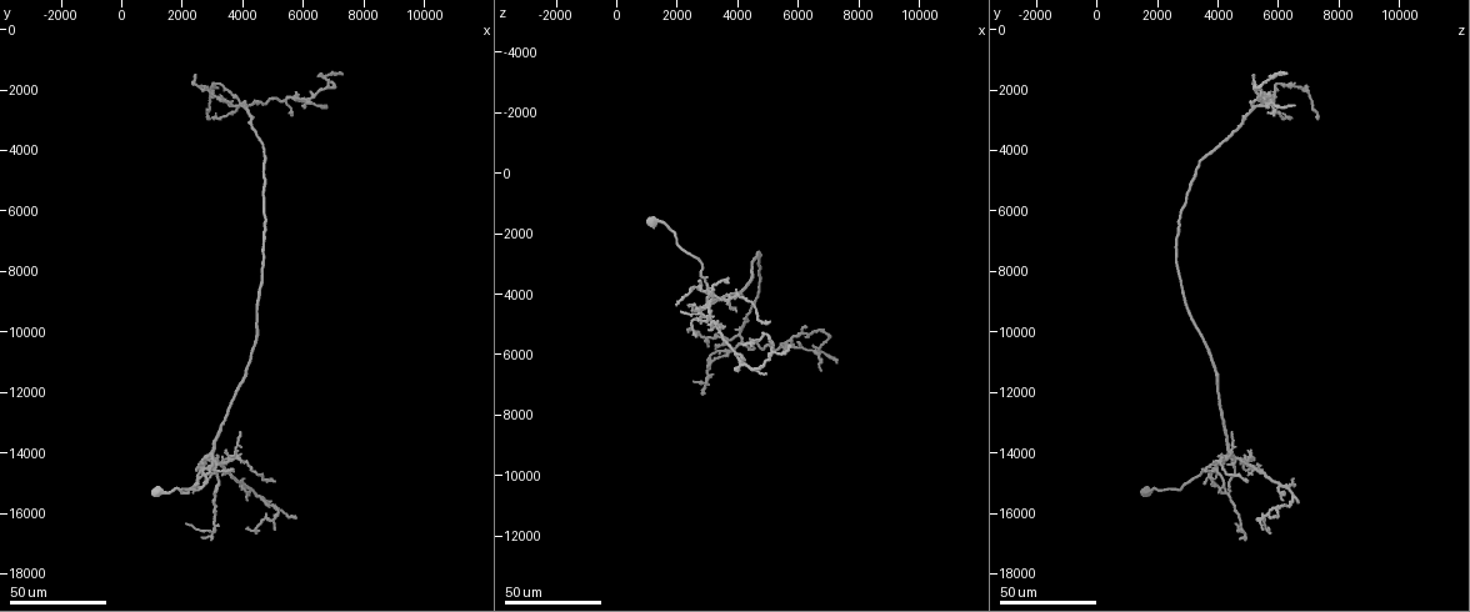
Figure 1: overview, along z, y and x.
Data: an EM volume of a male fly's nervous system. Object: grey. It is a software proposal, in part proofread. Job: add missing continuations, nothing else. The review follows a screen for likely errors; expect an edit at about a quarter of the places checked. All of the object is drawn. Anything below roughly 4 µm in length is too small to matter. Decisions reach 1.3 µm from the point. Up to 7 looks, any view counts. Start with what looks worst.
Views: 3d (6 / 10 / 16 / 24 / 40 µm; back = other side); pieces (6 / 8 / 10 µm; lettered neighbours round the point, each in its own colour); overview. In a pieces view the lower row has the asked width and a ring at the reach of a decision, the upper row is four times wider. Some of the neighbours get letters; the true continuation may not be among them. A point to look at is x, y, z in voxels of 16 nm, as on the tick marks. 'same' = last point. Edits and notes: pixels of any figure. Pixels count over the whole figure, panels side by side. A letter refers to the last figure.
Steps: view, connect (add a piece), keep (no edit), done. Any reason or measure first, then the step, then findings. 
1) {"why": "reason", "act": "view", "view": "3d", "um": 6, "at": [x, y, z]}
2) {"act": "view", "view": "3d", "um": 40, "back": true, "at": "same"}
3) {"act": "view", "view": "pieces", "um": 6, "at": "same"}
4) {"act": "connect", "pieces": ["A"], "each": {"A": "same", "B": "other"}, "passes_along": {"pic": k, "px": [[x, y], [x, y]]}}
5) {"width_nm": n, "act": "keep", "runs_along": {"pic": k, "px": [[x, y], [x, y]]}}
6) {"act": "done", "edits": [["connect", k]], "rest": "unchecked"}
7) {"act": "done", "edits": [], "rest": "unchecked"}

{"why": "free end", "act": "view", "view": "3d", "um": 40, "at": [4900, 15600, 6600]}

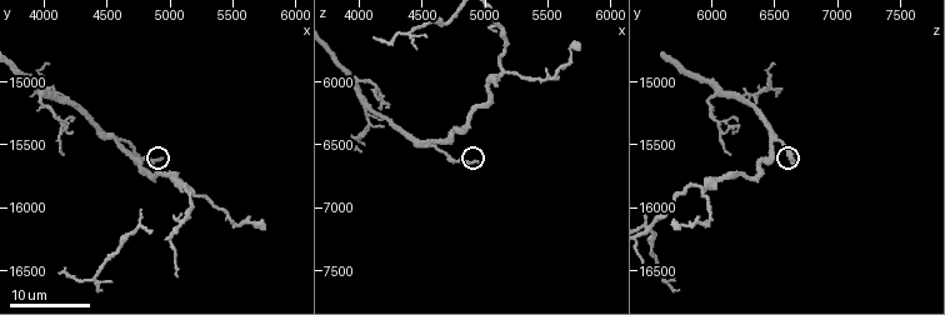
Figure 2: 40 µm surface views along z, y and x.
{"act": "view", "view": "pieces", "um": 8, "at": [4960, 15600, 6640]}

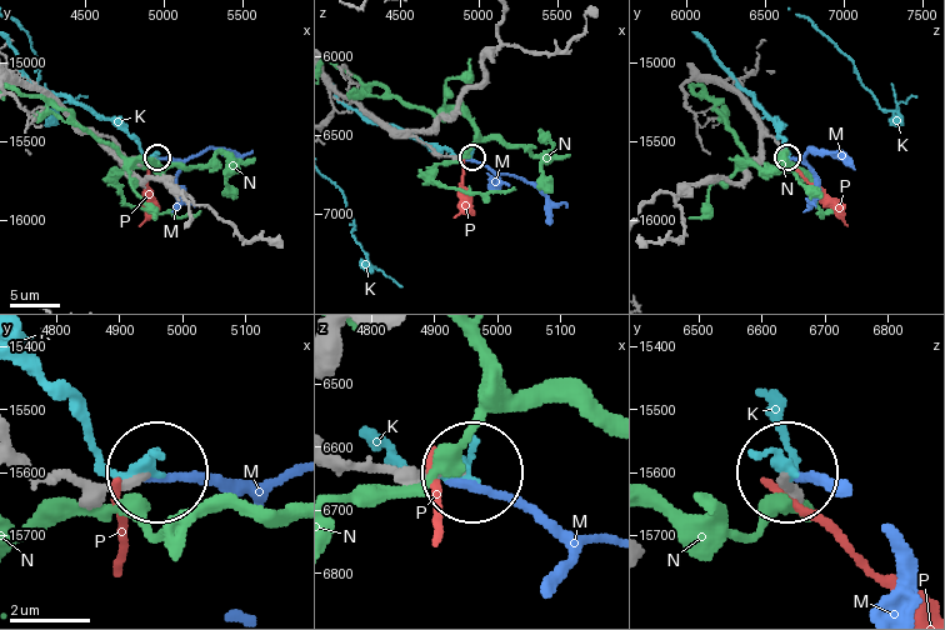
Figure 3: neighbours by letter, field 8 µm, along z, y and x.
{"act": "keep", "each": {"K": "other", "M": "other", "N": "other", "P": "other"}, "runs_along": {"pic": 3, "px": [[26, 456], [46, 474], [106, 488], [144, 480]]}, "found": "none of them fits"}

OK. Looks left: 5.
{"why": "an open end", "act": "view", "view": "3d", "um": 24, "at": [3100, 2000, 6600]}

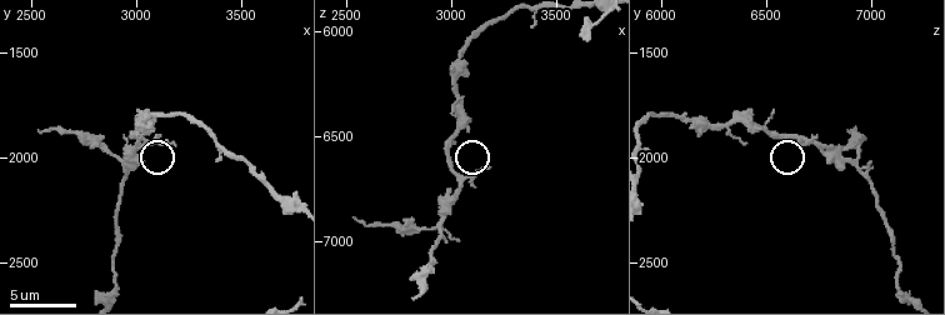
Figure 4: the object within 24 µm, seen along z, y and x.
{"act": "view", "view": "pieces", "um": 10, "at": [3160, 1930, 6650]}

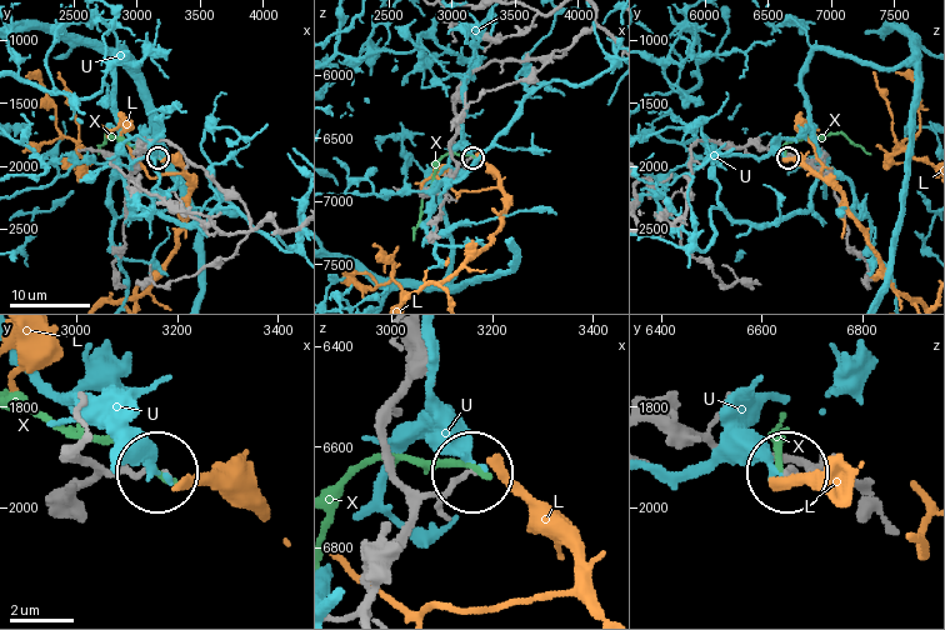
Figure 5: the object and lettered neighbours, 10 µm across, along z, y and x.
{"act": "keep", "each": {"L": "other", "U": "other", "X": "other"}, "runs_along": {"pic": 5, "px": [[484, 65], [455, 106], [451, 155], [473, 158]]}, "found": "none of them fits"}

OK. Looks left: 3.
{"why": "long arm stops here", "act": "view", "view": "3d", "um": 24, "at": [6700, 2500, 6600]}

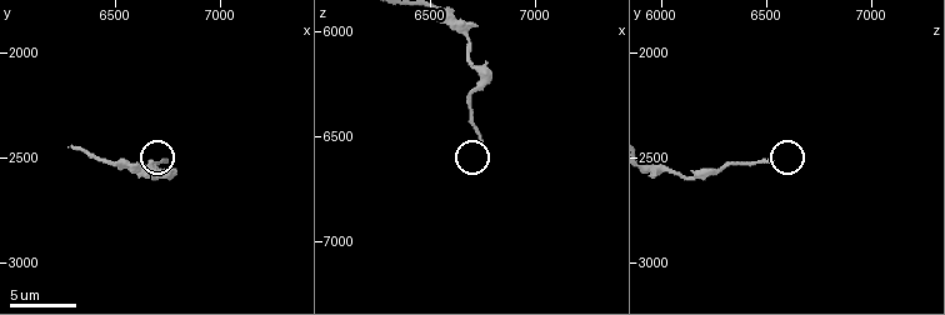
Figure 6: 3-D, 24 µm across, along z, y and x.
{"why": "what lies round it", "act": "view", "view": "pieces", "um": 8, "at": [6760, 2510, 6530]}

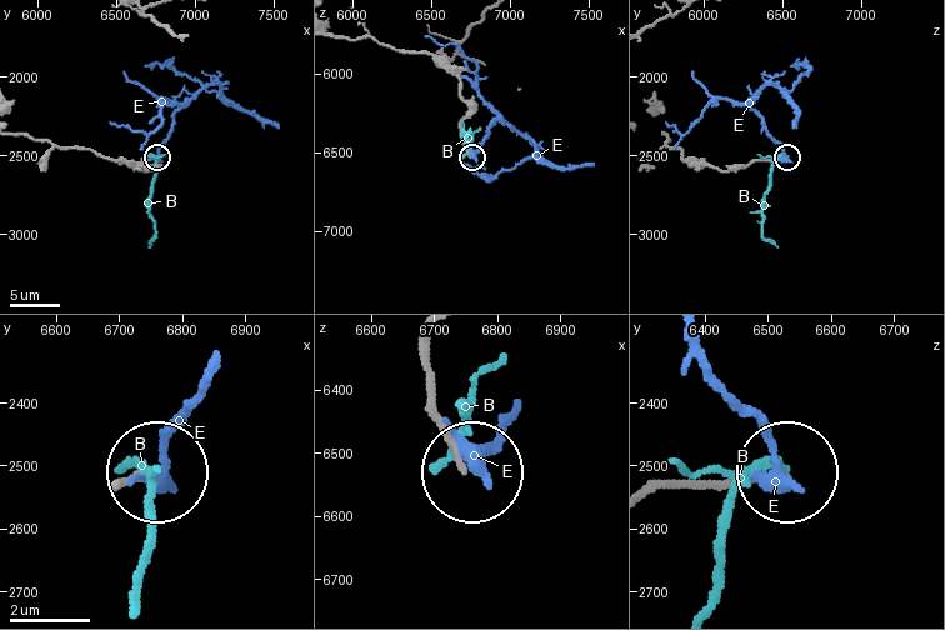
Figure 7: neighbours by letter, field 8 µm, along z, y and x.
{"act": "keep", "each": {"B": "other", "E": "other"}, "runs_along": {"pic": 7, "px": [[651, 491], [721, 489], [779, 471]]}, "found": "no lettered piece goes on from it"}

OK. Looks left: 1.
{"why": "tapers out", "act": "view", "view": "pieces", "um": 6, "at": [2550, 1890, 6890]}

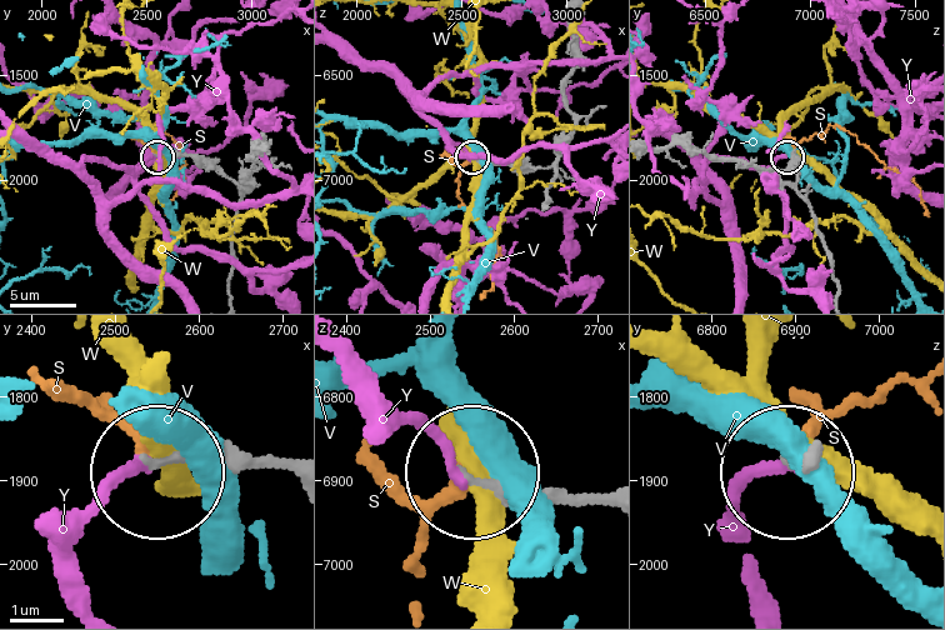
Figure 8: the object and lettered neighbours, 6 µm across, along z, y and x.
{"act": "keep", "each": {"S": "other", "V": "other", "W": "other", "Y": "other"}, "runs_along": {"pic": 8, "px": [[286, 468], [193, 450], [156, 459]]}, "found": "no lettered piece goes on from it"}

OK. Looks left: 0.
{"act": "done", "edits": [], "rest": "unchecked"}

